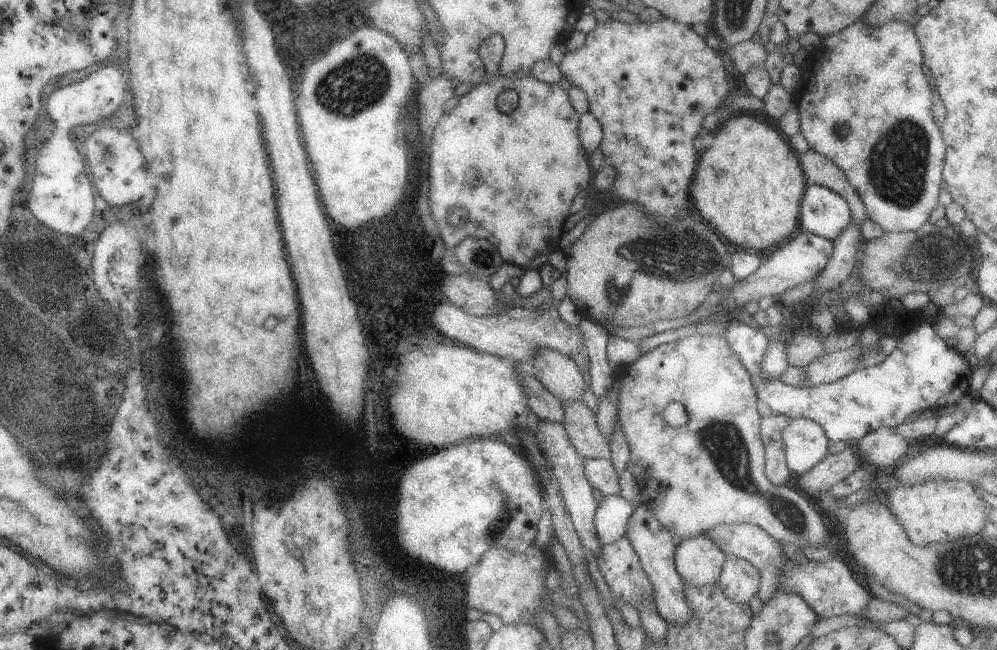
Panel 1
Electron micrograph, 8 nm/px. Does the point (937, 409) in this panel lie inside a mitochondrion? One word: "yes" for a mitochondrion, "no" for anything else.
no

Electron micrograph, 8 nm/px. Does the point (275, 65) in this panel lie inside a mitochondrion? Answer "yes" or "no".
yes

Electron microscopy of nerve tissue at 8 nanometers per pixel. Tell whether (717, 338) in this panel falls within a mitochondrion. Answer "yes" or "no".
no

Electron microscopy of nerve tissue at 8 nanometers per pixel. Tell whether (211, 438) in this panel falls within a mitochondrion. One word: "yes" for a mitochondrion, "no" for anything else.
no

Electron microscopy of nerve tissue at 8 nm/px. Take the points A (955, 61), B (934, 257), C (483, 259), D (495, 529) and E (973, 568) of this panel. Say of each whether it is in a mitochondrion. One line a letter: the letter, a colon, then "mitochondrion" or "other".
A: other
B: mitochondrion
C: mitochondrion
D: mitochondrion
E: mitochondrion

